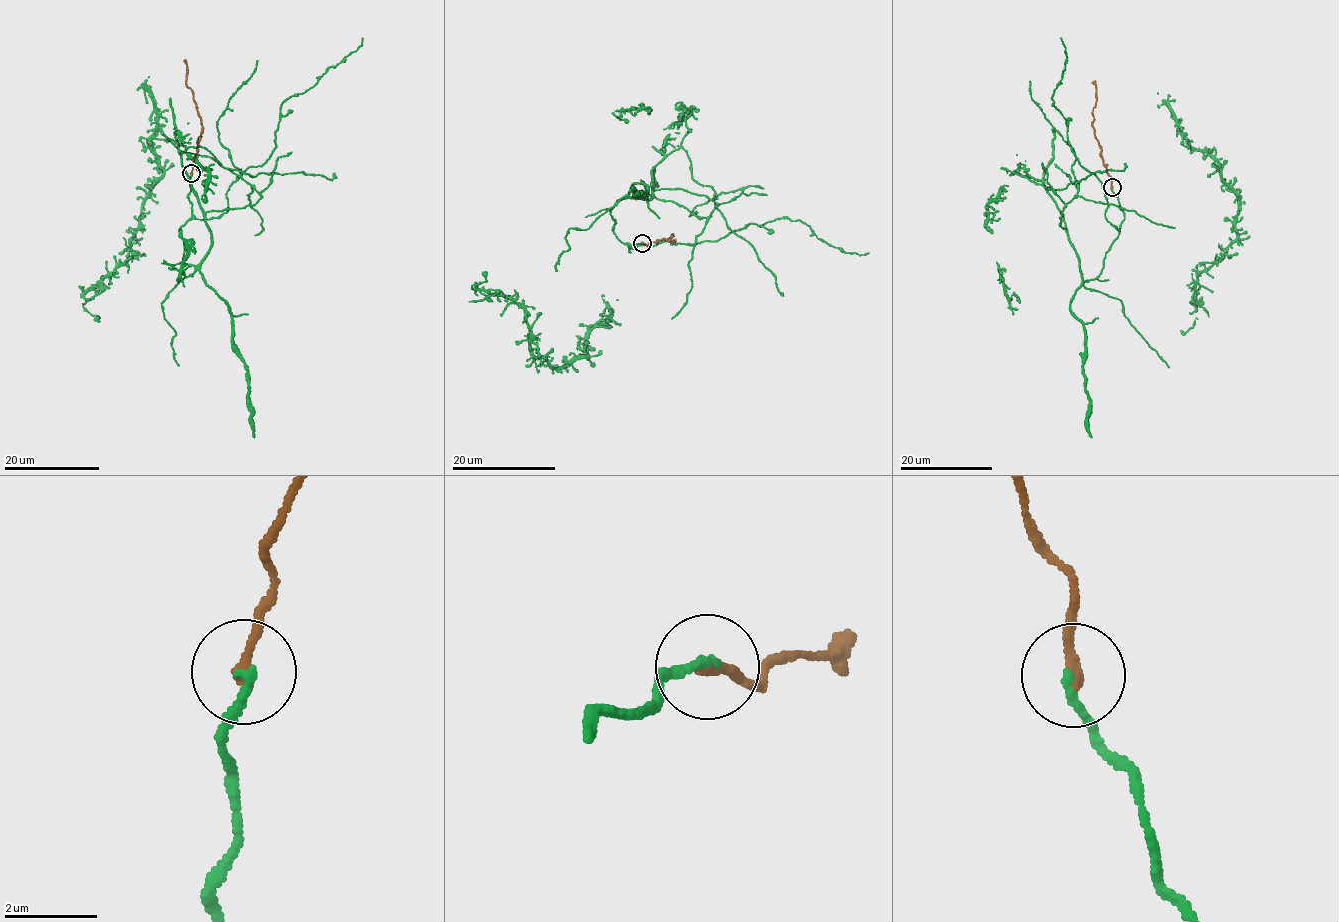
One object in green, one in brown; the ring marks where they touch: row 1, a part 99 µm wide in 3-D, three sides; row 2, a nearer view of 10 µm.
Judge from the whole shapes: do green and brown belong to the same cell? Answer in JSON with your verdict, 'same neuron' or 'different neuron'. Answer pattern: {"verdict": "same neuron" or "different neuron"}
{"verdict": "same neuron"}

